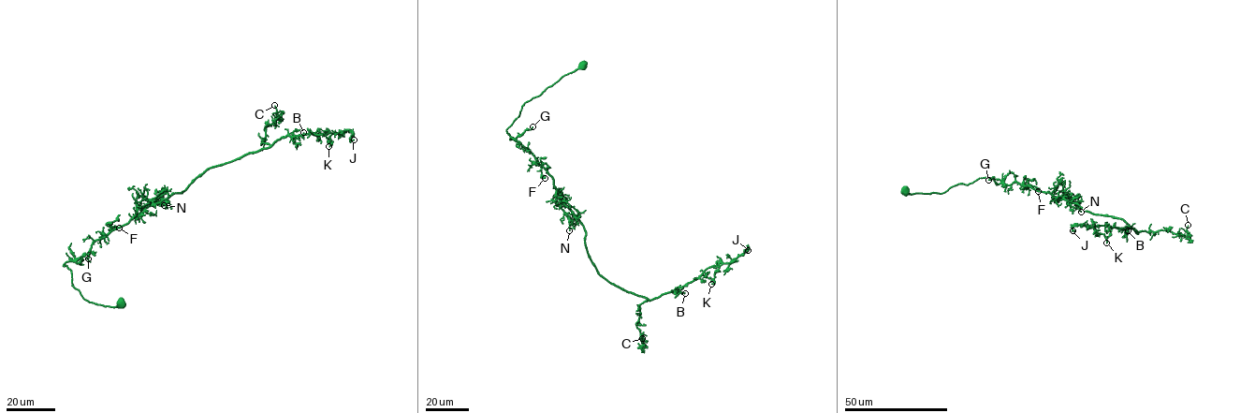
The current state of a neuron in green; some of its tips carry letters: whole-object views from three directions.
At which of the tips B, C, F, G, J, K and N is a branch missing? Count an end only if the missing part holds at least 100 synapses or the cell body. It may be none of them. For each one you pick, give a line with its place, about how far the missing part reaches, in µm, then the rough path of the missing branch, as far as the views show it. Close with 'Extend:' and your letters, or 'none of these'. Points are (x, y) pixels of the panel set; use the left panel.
Extend: none of these

